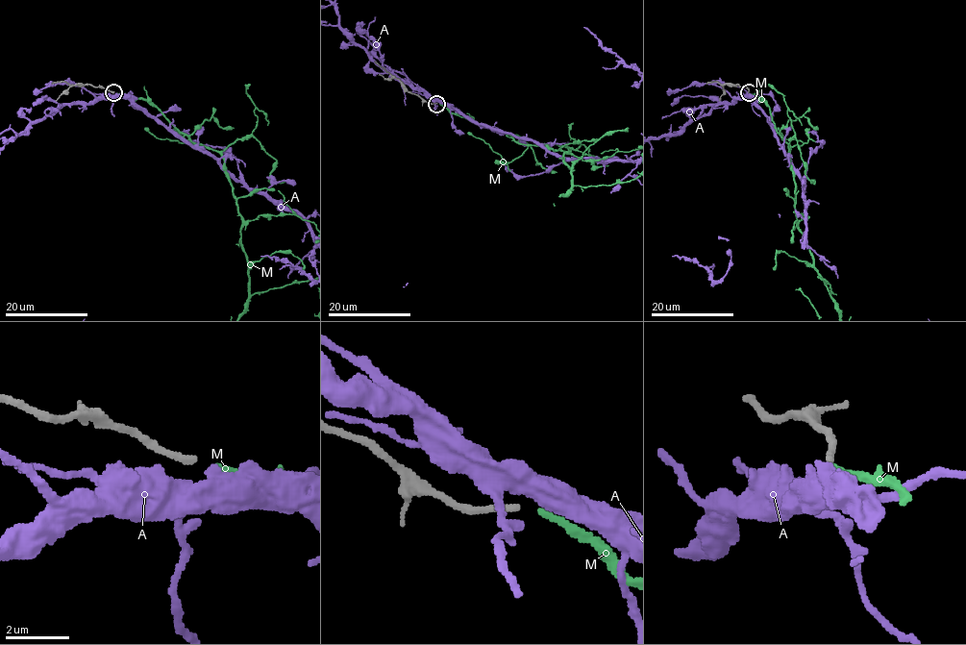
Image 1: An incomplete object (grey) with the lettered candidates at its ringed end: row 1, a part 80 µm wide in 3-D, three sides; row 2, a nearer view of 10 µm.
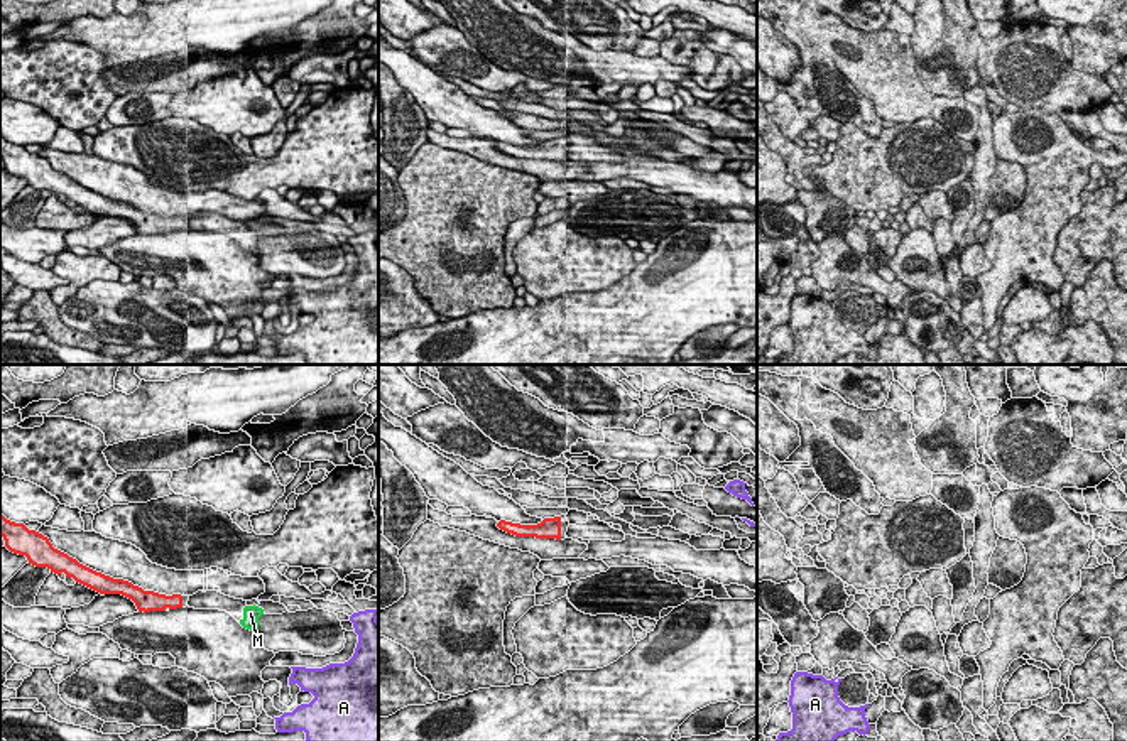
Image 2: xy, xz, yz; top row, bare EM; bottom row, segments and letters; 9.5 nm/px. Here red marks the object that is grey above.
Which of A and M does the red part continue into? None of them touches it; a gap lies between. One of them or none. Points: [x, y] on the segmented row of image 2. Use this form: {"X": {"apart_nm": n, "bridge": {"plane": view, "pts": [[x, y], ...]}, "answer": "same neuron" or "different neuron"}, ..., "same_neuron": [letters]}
{"A": {"apart_nm": 1200, "bridge": {"plane": "xy", "pts": [[181, 606], [291, 667]]}, "answer": "different neuron"}, "M": {"apart_nm": 550, "bridge": {"plane": "xy", "pts": [[181, 606], [240, 620]]}, "answer": "same neuron"}, "same_neuron": ["M"]}

